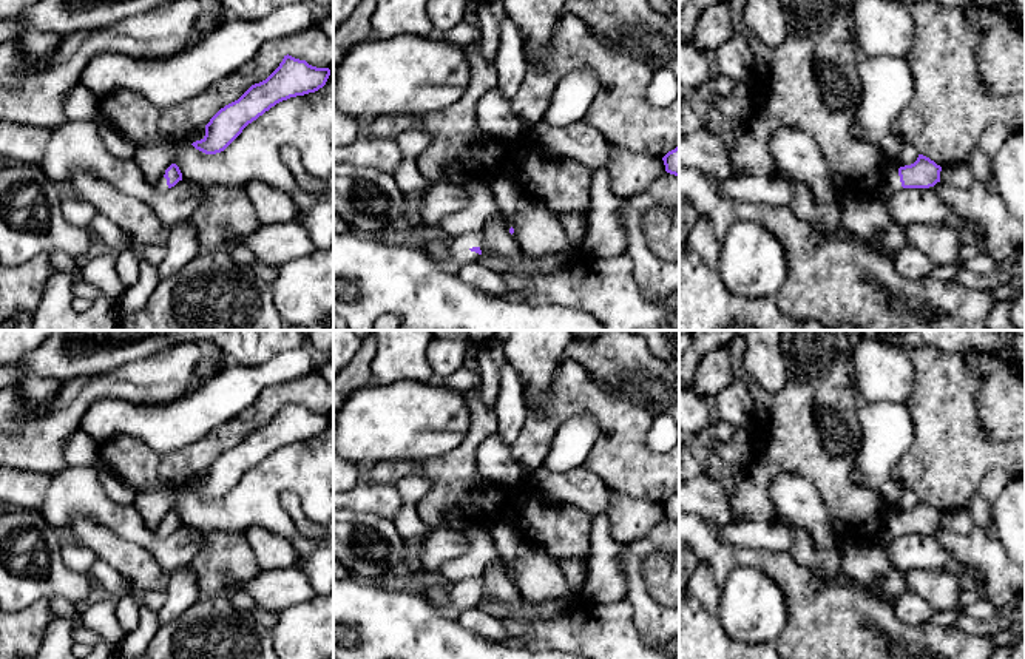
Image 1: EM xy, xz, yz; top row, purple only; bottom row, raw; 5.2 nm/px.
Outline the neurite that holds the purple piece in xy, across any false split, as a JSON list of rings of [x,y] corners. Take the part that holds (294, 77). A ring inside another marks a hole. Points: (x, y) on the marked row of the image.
[[[284,56],[266,80],[252,85],[238,100],[221,108],[205,125],[205,136],[191,145],[205,154],[224,151],[249,123],[272,106],[318,91],[329,76],[329,68],[316,68],[306,60]]]

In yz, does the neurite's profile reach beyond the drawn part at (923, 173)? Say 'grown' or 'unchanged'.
grown

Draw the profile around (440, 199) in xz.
[[[441,181],[434,182],[420,196],[412,199],[412,205],[418,210],[426,225],[438,225],[438,222],[458,211],[468,201],[465,187]]]

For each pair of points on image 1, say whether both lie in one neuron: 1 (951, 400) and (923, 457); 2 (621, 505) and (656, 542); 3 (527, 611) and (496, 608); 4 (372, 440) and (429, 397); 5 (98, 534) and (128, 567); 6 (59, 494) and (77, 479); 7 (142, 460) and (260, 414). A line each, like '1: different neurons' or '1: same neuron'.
1: same neuron
2: different neurons
3: same neuron
4: same neuron
5: same neuron
6: same neuron
7: same neuron

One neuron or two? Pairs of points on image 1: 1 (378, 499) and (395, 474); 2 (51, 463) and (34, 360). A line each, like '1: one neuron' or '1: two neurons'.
1: two neurons
2: two neurons

